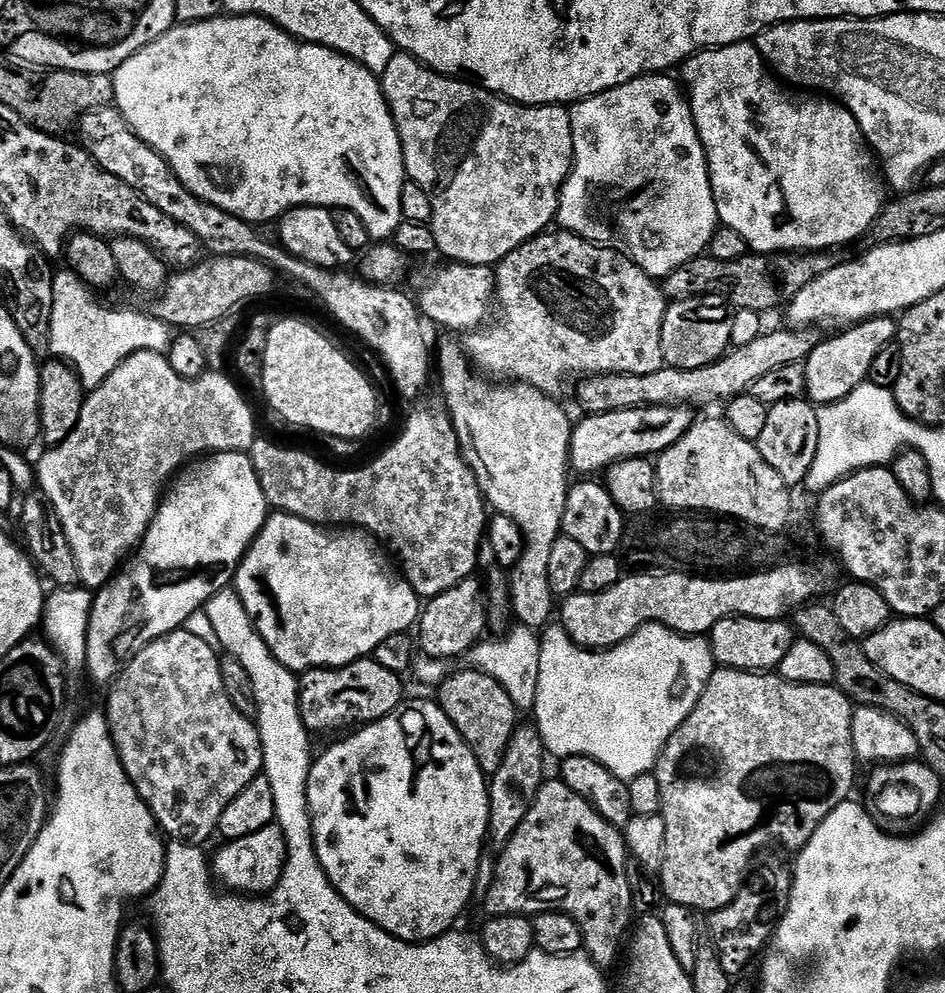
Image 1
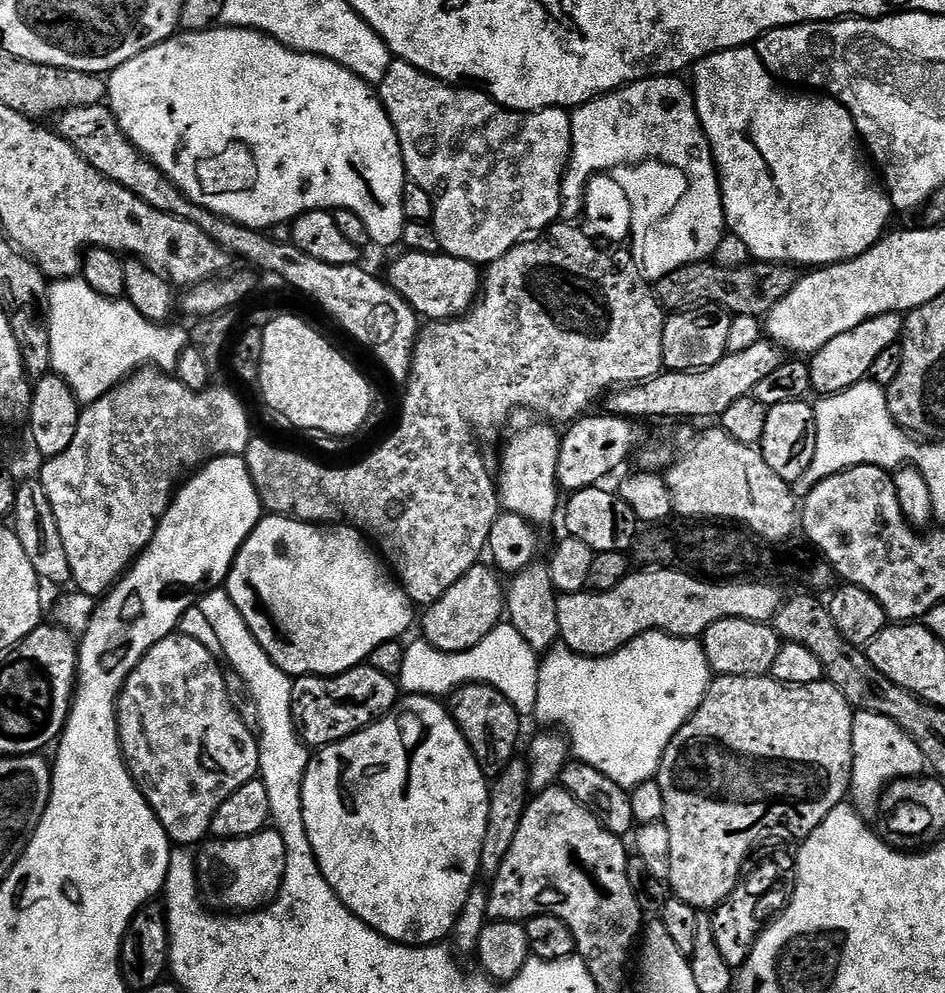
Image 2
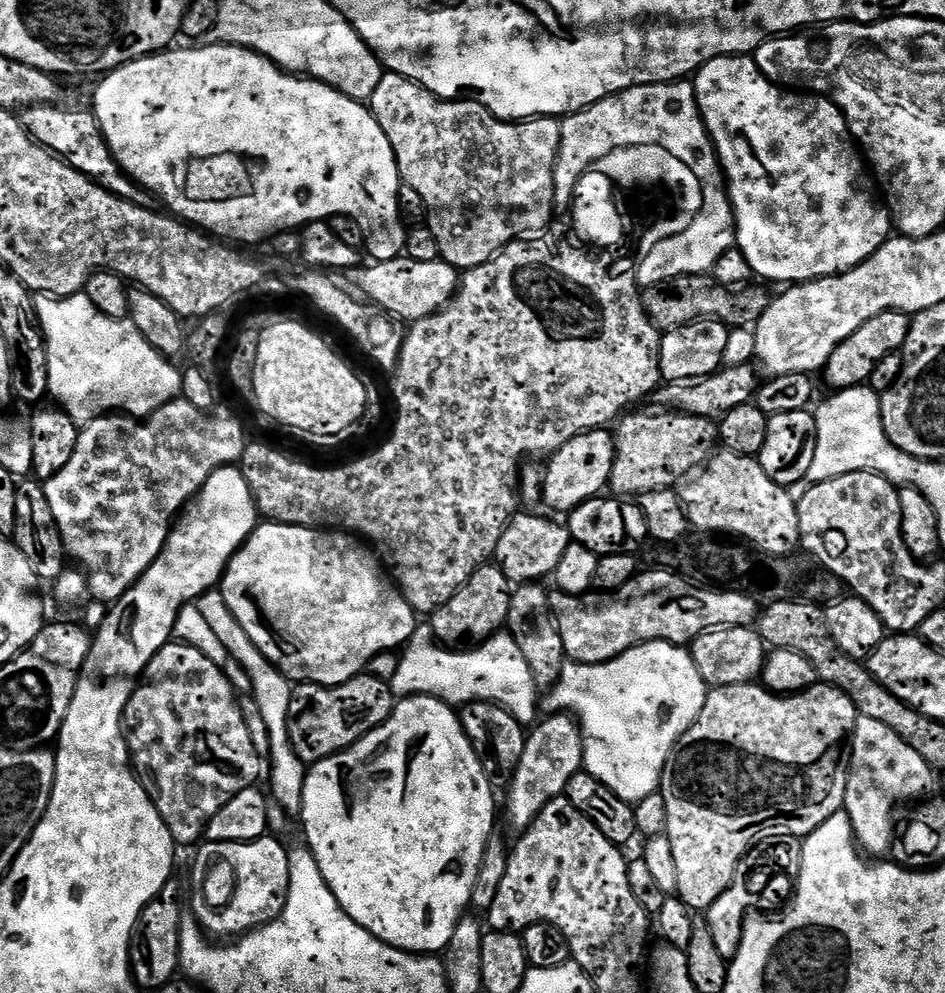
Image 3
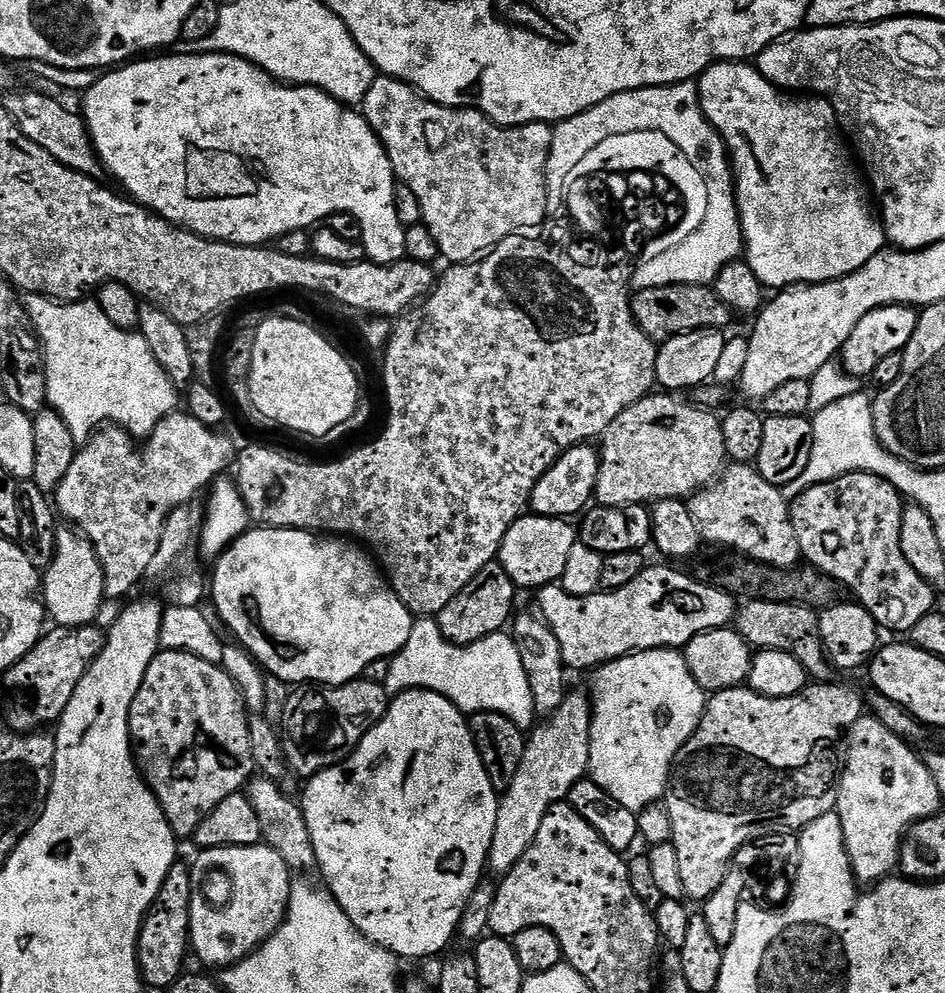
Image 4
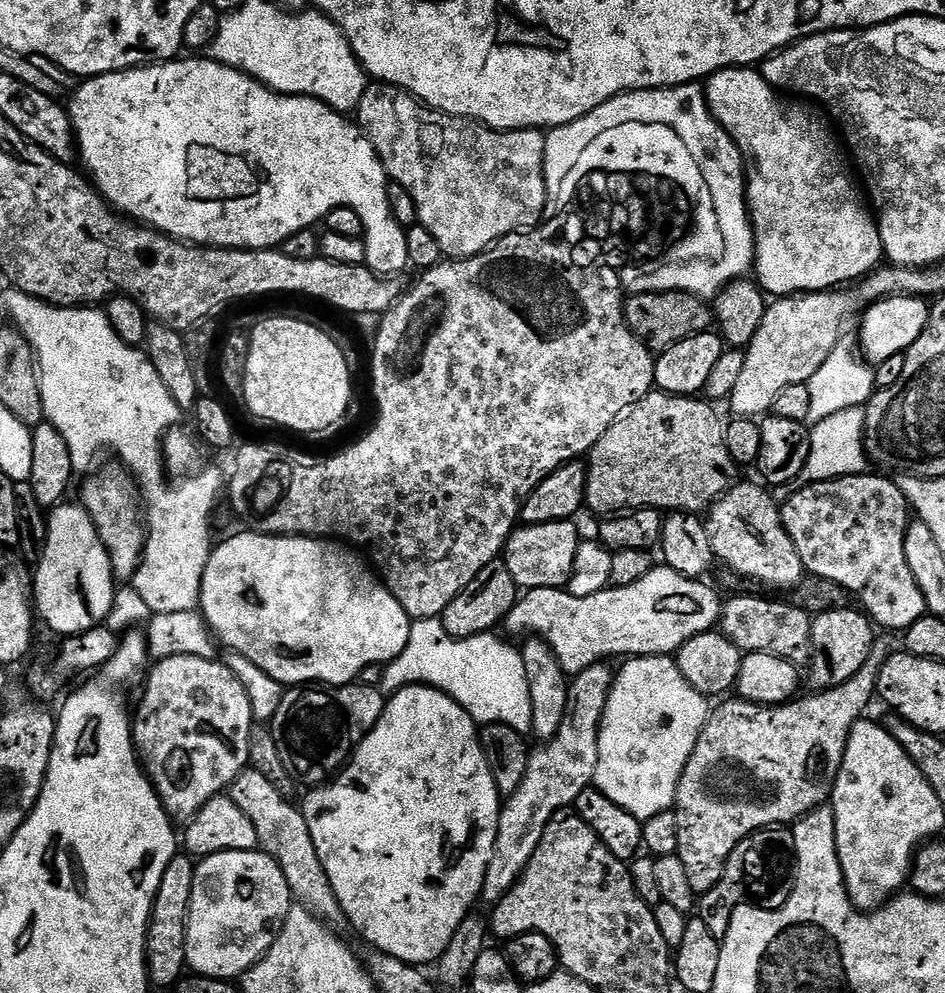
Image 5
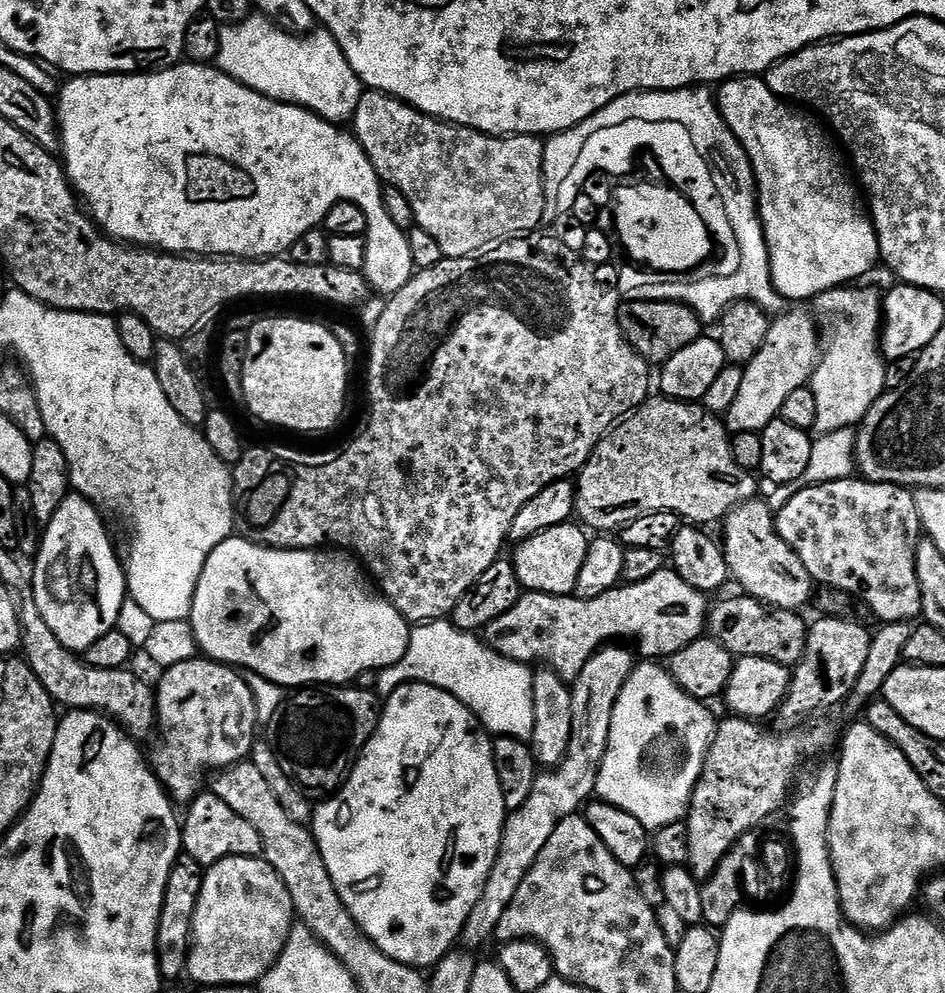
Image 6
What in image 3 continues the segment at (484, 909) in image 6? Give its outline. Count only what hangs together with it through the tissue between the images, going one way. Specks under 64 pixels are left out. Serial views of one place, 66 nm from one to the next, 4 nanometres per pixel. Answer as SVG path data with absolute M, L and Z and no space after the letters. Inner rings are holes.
M548 714L527 733L522 762L518 762L518 770L512 775L512 783L506 789L508 795L508 824L516 834L526 831L534 822L541 810L551 800L559 800L567 793L570 778L578 774L584 767L584 735L580 733L577 717L571 714Z

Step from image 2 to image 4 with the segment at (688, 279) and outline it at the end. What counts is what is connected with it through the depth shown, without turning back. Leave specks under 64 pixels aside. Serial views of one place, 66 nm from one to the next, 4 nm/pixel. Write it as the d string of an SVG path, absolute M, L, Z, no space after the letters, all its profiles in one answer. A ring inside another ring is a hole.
M671 284L654 289L642 289L631 297L632 313L638 326L648 337L657 342L674 338L703 328L727 329L727 324L734 319L732 309L718 298L711 287L702 284Z

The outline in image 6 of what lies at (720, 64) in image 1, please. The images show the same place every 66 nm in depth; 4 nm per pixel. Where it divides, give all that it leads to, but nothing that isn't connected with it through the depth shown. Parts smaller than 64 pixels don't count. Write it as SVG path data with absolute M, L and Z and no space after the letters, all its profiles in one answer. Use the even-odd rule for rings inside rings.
M735 76L732 80L723 81L718 88L718 103L726 126L746 150L752 163L752 173L756 175L760 224L764 227L772 282L779 295L788 302L812 302L824 292L863 281L860 279L880 260L878 234L872 225L869 209L846 167L845 157L833 137L823 127L820 129L810 117L791 112L788 109L791 107L772 93L763 78Z

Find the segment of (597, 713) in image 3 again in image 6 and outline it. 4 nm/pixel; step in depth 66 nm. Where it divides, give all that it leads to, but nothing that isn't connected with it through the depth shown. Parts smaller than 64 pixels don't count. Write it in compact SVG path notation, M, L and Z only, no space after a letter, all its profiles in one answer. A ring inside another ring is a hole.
M656 662L640 663L633 667L626 686L622 686L622 694L618 694L610 722L606 758L600 767L595 795L608 804L618 806L618 810L626 810L626 814L634 814L644 828L655 830L679 824L687 817L718 720L712 717L708 709L711 707L705 701L696 700L678 687L667 667L660 665L659 668Z

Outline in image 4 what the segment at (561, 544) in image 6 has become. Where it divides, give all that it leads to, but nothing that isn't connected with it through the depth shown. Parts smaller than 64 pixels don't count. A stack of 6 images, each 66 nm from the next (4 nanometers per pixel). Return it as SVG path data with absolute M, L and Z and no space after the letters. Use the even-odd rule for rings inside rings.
M525 514L520 516L506 530L506 538L502 538L502 546L498 562L510 574L517 589L533 588L539 590L560 581L566 570L566 561L570 559L570 550L578 542L578 532L571 528L567 519L559 520L553 516Z

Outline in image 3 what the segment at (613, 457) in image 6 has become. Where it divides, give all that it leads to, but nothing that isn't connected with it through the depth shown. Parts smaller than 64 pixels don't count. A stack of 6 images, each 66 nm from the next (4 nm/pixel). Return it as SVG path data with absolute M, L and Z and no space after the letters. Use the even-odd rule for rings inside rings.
M663 406L655 410L657 412L629 411L615 425L616 457L612 463L610 488L617 497L638 498L643 492L675 489L681 481L691 477L717 447L718 424L715 419L674 412Z

